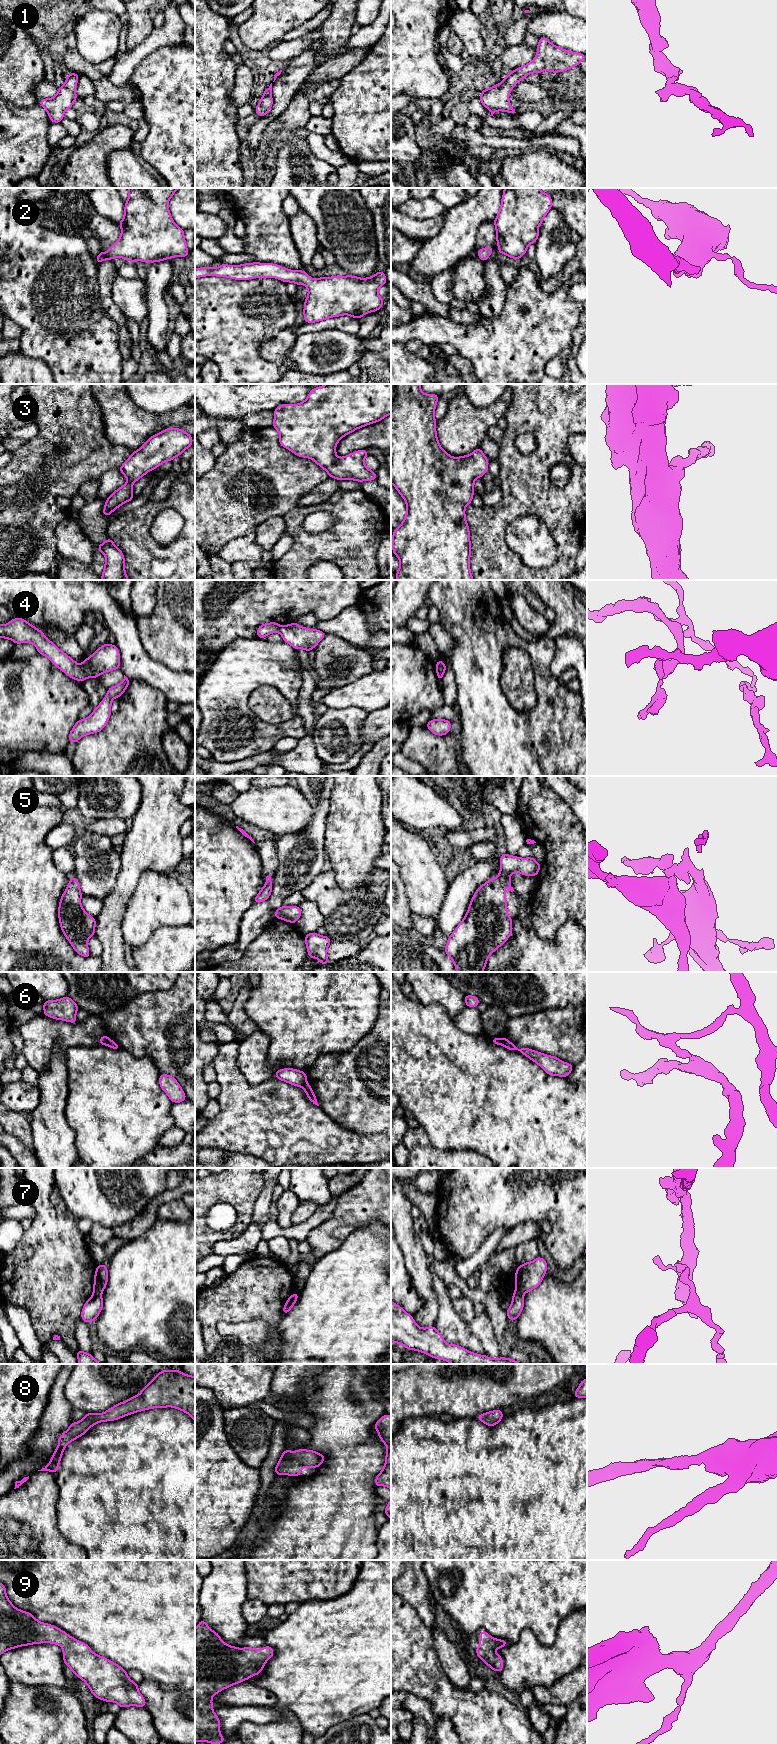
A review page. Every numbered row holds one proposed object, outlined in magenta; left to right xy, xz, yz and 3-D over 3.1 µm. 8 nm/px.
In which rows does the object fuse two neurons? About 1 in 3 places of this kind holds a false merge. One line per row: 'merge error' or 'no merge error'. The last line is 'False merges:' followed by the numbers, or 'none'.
1: no merge error
2: no merge error
3: no merge error
4: merge error
5: no merge error
6: merge error
7: merge error
8: no merge error
9: no merge error
False merges: 4, 6, 7

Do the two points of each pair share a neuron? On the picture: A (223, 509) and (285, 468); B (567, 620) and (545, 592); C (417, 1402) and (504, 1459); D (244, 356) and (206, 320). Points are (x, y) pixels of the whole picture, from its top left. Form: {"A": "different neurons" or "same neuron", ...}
{"A": "same neuron", "B": "same neuron", "C": "different neurons", "D": "same neuron"}

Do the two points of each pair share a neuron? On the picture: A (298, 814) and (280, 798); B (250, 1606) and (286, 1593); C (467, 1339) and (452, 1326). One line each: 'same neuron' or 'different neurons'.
A: same neuron
B: different neurons
C: same neuron

